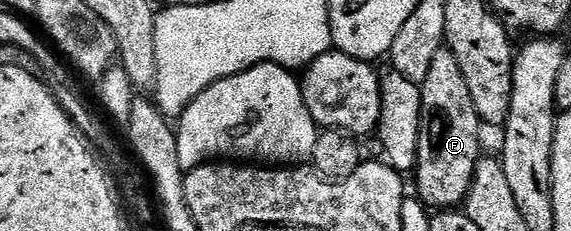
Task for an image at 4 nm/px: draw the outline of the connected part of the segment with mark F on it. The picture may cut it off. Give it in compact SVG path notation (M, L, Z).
M441 48L433 55L429 75L425 75L421 83L421 127L413 178L415 193L423 205L435 211L451 211L466 202L481 156L479 129L481 122L473 107L469 87L465 87L465 75L461 75L453 51Z

